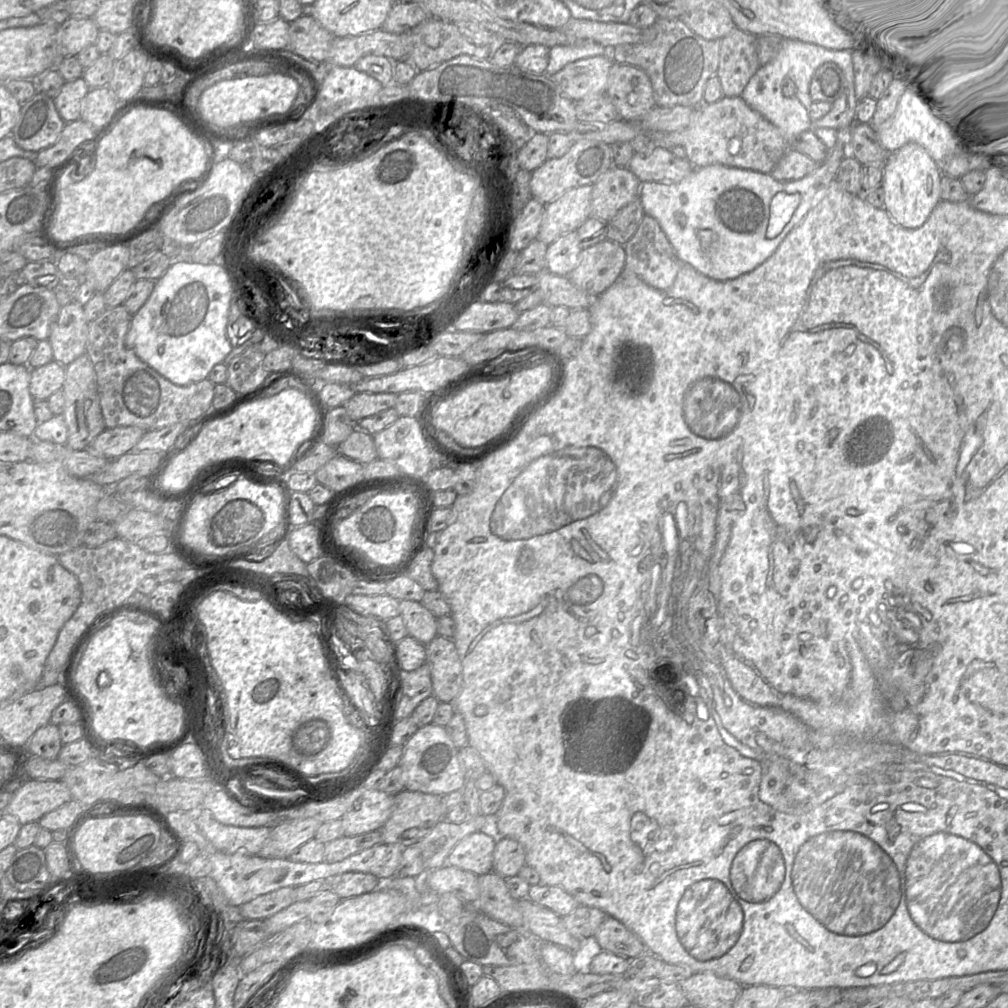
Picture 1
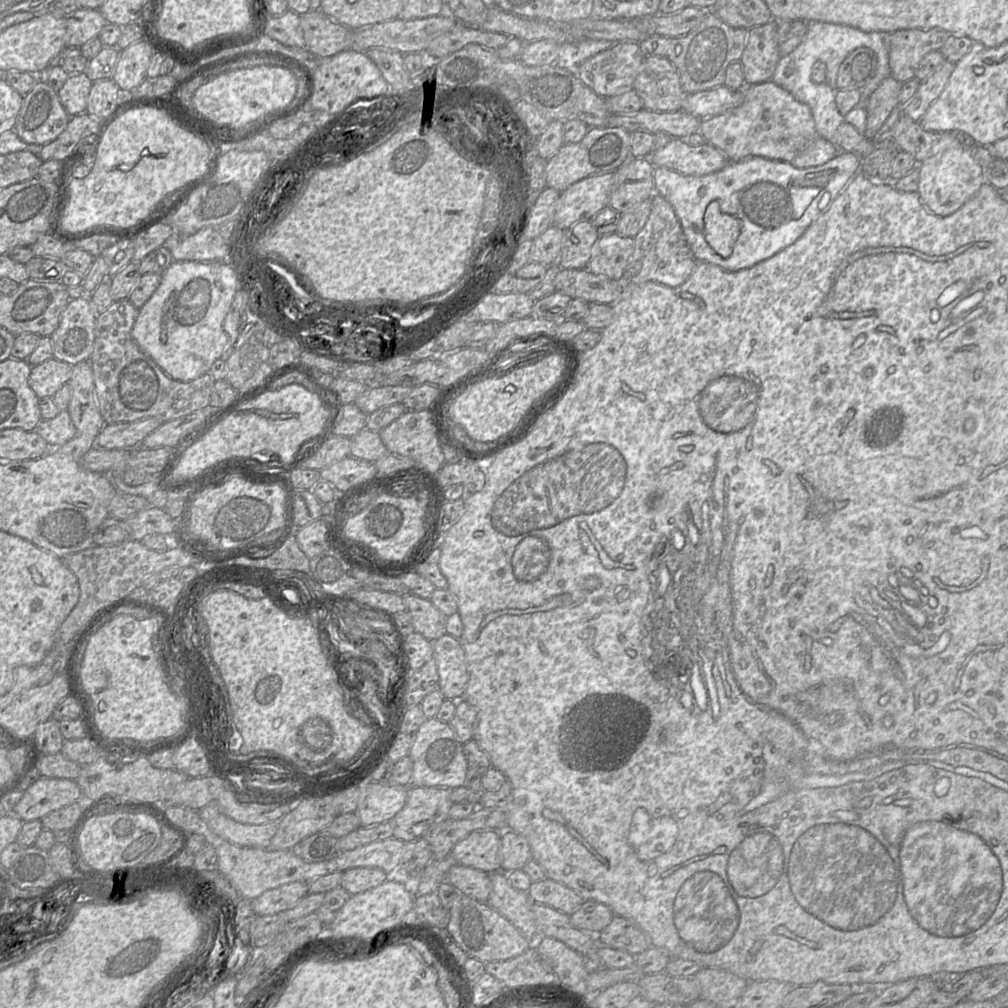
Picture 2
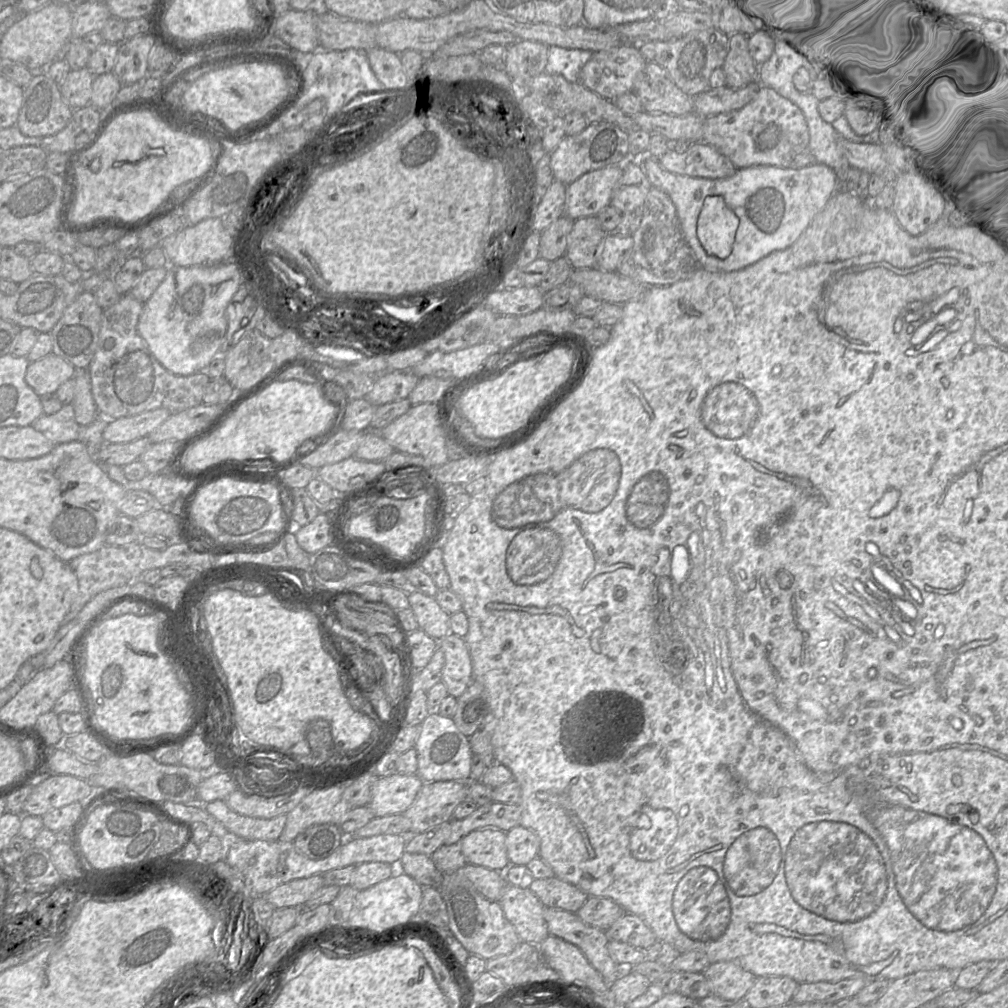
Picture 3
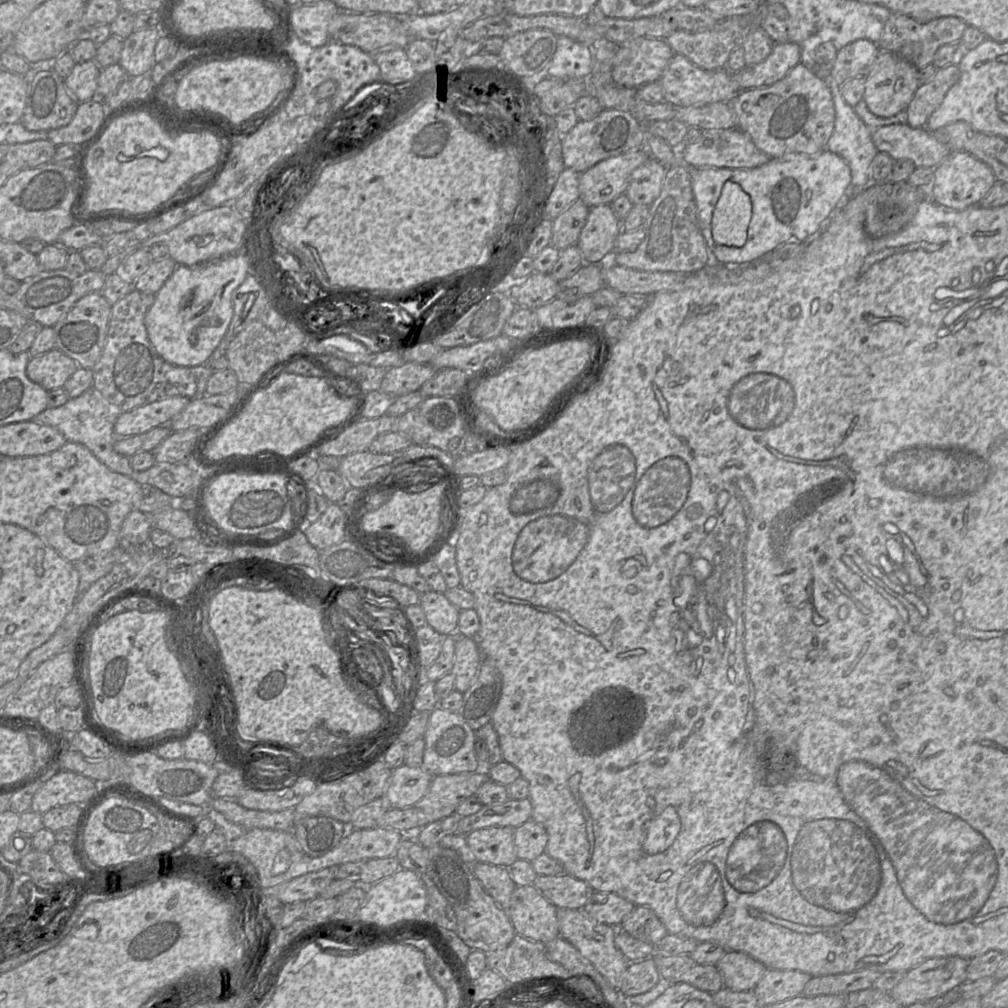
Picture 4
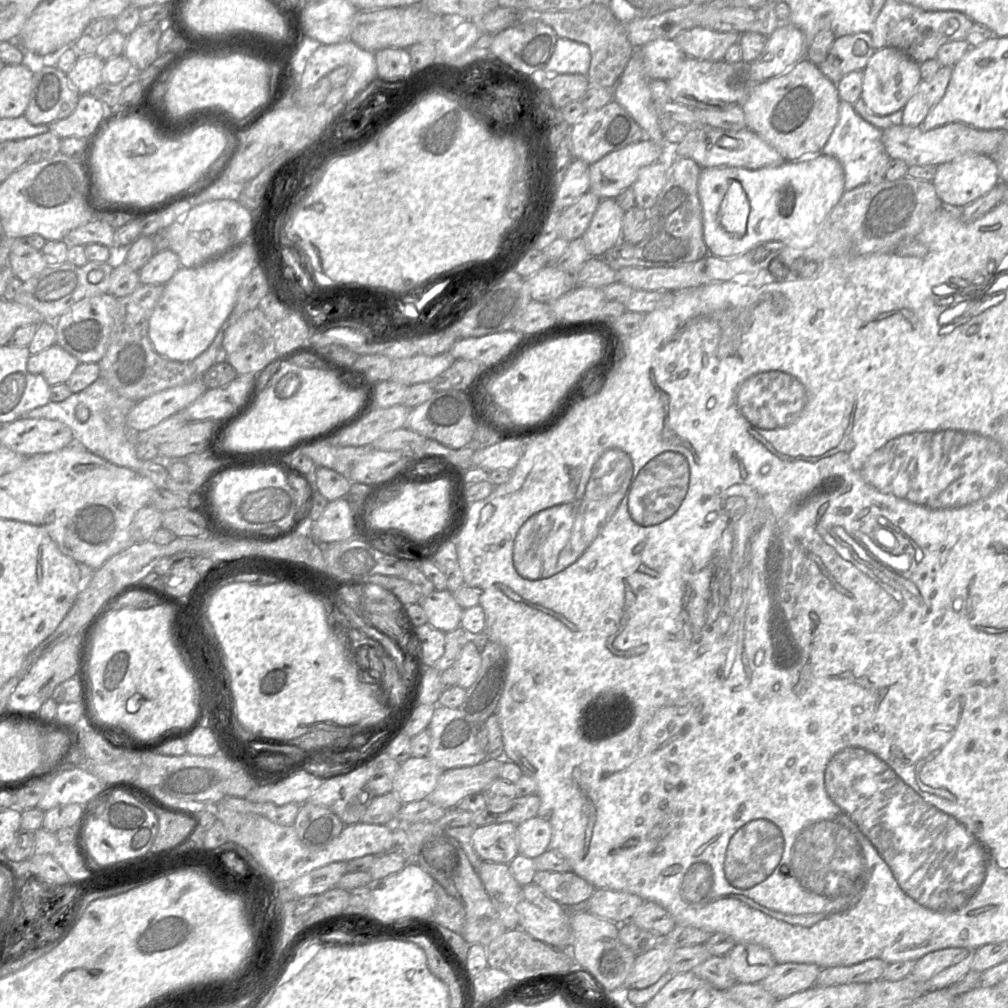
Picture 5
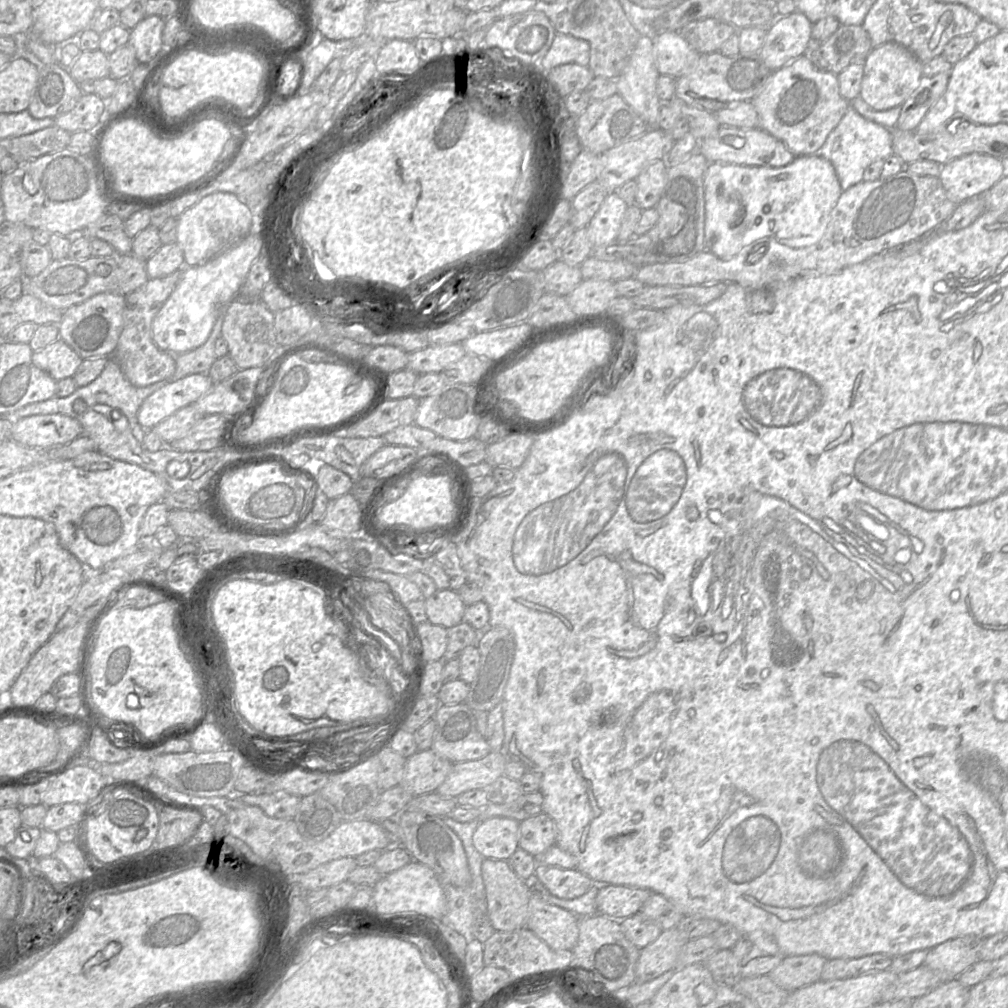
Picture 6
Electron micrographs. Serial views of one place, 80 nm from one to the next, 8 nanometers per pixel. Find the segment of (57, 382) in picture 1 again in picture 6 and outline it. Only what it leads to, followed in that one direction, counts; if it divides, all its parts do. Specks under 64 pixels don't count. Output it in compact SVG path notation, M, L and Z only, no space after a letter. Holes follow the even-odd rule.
M60 338L38 351L33 351L32 355L32 363L56 381L72 377L82 360L79 354Z

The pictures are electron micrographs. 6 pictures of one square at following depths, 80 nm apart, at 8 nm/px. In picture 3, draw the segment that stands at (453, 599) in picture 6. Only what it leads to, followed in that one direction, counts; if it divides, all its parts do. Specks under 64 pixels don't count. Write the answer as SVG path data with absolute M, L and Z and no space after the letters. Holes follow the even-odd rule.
M413 592L408 594L410 608L414 612L419 629L435 640L441 640L450 633L450 616L434 597Z

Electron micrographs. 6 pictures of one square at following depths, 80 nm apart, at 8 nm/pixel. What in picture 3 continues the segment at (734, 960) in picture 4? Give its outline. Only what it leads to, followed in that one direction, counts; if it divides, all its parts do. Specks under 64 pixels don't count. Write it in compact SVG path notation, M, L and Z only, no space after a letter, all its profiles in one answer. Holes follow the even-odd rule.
M733 961L712 963L703 973L710 986L710 994L729 1001L743 1001L757 978Z

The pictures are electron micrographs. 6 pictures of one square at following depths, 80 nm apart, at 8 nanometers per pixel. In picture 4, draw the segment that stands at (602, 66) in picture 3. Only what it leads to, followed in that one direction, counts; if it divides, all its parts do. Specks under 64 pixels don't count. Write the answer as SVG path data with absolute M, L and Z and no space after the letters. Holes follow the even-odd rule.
M637 38L619 45L613 59L612 83L624 88L639 88L658 81L674 51L664 39Z

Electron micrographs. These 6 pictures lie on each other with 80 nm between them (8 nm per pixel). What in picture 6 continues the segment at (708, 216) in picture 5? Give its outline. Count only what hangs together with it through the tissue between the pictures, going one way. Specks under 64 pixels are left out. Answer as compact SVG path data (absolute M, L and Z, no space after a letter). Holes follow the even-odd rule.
M819 154L796 157L783 167L710 163L704 175L705 249L728 260L743 247L765 237L775 237L792 248L812 246L824 235L841 193L833 164Z

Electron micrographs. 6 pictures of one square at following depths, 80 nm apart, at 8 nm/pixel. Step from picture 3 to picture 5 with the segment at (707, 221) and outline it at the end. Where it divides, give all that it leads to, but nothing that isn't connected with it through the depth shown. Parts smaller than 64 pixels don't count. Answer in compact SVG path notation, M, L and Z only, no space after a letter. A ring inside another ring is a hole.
M732 181L721 202L718 218L728 233L741 237L747 229L750 204L745 191L738 181Z

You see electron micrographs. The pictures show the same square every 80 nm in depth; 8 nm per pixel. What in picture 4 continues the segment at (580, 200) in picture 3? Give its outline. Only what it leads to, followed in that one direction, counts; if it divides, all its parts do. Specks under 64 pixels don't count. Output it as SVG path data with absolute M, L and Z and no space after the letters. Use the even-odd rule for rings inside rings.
M642 147L596 163L580 174L579 198L589 208L610 204L625 193L632 171L649 157Z

